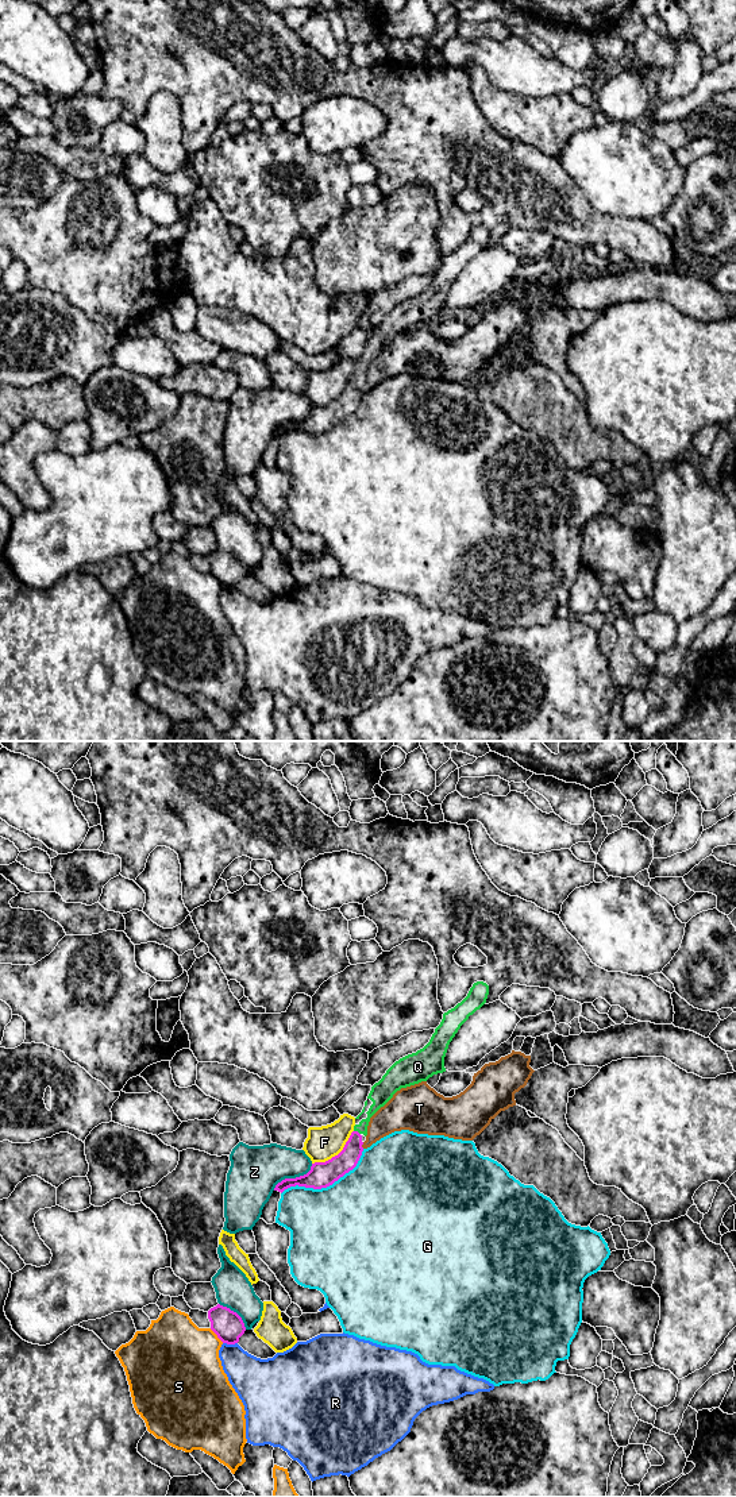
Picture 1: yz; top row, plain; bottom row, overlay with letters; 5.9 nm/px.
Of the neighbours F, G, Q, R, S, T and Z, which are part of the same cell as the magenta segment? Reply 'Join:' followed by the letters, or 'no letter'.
Join: Q

